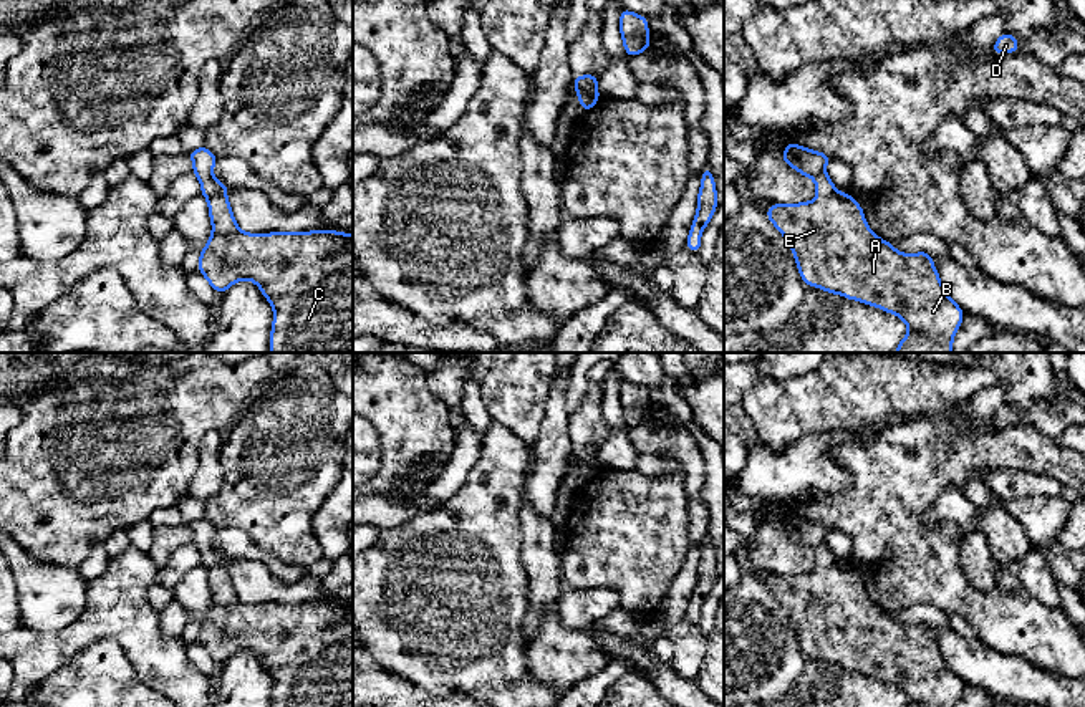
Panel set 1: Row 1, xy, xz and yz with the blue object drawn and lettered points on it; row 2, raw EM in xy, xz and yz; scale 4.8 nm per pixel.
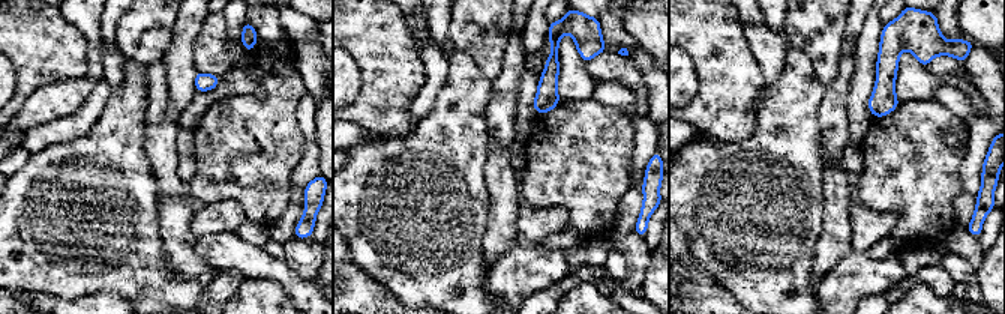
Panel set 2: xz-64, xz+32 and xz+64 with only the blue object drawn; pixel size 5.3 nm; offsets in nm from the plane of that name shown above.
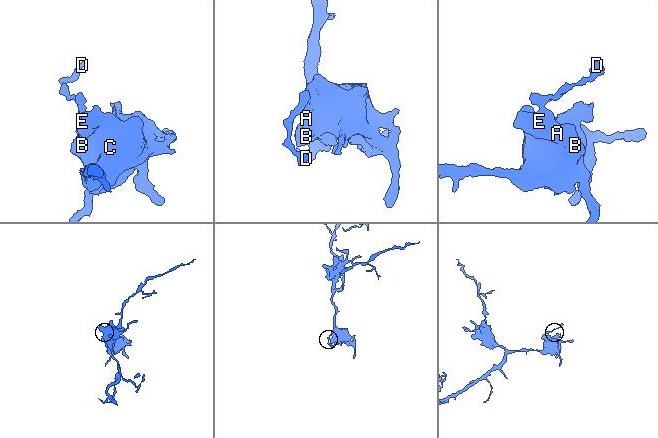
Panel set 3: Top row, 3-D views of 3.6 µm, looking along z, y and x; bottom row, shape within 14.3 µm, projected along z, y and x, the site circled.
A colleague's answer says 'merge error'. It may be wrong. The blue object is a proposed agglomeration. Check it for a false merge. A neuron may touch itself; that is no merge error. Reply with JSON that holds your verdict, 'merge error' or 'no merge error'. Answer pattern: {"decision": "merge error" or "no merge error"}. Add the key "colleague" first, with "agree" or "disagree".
{"colleague": "agree", "decision": "merge error"}

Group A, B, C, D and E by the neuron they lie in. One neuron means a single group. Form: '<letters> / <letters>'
A B C E / D

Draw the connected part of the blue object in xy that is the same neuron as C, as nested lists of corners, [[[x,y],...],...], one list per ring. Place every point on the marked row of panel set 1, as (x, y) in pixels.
[[[227,195],[207,199],[212,233],[197,270],[220,295],[240,280],[253,281],[273,308],[270,353],[353,353],[353,233],[336,230],[247,233],[234,217]]]

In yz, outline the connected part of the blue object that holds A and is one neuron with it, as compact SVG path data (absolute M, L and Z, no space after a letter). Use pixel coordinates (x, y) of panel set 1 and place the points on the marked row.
M835 192L800 204L770 204L767 219L787 240L802 281L901 318L908 333L895 353L951 353L964 311L948 295L931 253L901 253L866 224L851 194Z

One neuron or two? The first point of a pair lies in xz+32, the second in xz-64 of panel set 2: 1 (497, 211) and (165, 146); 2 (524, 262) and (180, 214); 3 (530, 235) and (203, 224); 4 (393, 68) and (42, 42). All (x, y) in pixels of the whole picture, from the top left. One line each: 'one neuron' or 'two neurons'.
1: one neuron
2: one neuron
3: one neuron
4: one neuron

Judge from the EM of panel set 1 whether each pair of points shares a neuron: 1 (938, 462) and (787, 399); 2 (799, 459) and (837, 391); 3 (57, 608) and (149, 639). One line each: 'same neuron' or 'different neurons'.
1: different neurons
2: different neurons
3: different neurons

